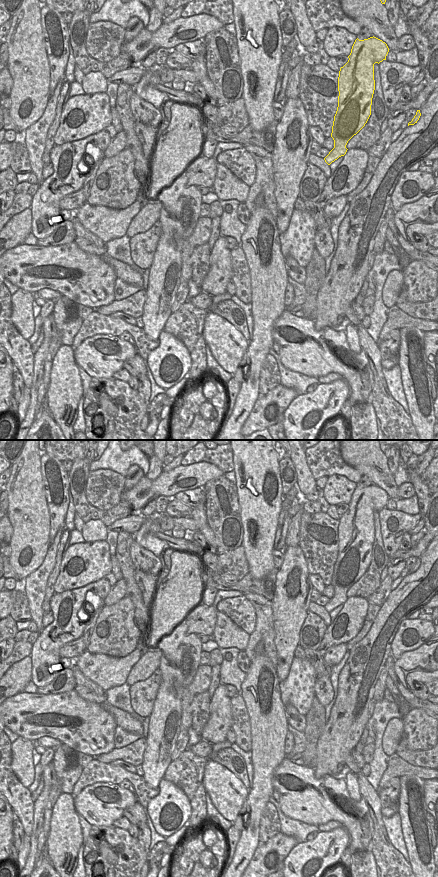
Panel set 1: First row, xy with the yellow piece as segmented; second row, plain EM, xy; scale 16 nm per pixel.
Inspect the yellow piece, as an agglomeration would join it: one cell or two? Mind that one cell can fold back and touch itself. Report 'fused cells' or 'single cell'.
single cell

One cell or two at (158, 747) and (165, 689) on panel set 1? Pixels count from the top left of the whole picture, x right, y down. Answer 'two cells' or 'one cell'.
one cell

